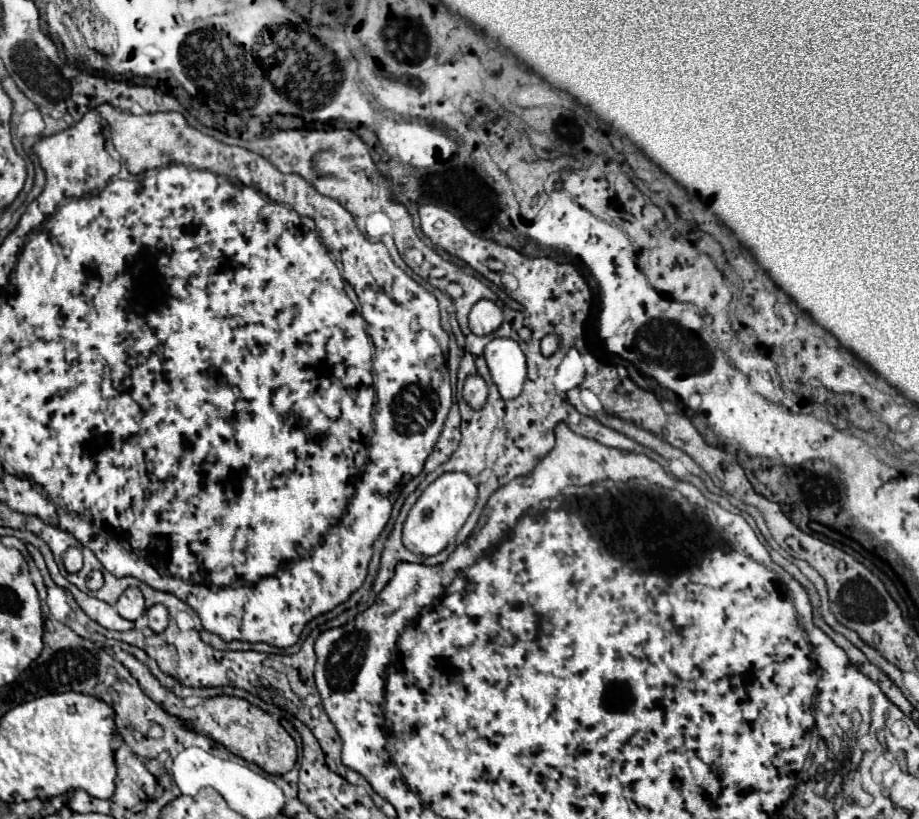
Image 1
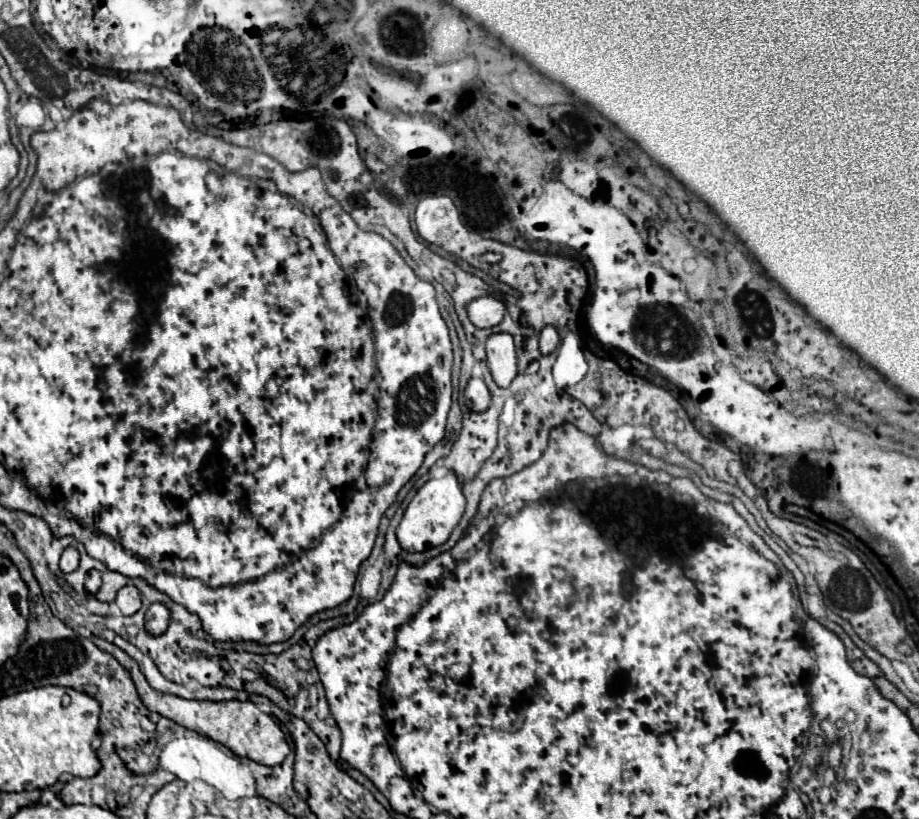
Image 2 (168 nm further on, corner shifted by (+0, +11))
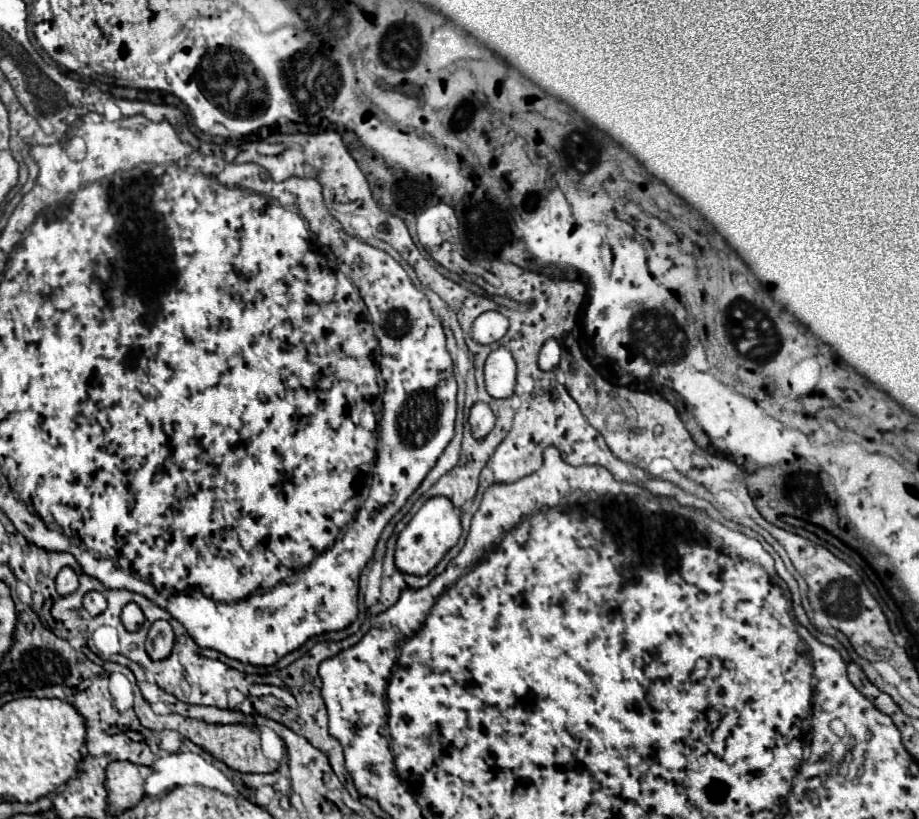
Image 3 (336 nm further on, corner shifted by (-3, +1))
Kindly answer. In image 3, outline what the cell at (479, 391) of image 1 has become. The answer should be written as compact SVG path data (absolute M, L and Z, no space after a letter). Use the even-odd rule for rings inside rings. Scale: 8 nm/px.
M477 402L471 408L469 414L469 424L471 424L471 432L475 438L485 438L485 434L489 434L495 426L495 416L491 412L491 408L483 402Z

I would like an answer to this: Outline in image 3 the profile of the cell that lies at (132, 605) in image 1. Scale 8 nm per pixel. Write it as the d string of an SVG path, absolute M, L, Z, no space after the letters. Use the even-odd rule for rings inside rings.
M127 604L121 612L121 620L123 620L123 626L133 632L133 630L139 630L141 624L145 622L145 616L141 612L141 608L137 604Z

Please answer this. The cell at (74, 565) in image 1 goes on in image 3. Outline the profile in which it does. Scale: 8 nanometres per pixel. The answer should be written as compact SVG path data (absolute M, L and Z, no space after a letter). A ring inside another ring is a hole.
M63 568L59 574L57 574L57 592L59 596L69 596L77 590L79 582L77 582L77 574L71 570L71 568Z

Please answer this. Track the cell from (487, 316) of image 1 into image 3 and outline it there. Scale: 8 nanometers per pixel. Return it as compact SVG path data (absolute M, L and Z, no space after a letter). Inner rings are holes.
M485 312L473 322L473 340L481 344L493 344L507 334L509 320L499 312Z

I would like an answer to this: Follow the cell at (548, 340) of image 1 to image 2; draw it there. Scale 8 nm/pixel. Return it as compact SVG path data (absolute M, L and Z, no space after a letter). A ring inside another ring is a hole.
M546 326L546 328L542 330L542 334L540 334L540 352L542 352L542 354L550 354L550 352L556 350L558 344L560 344L558 330Z

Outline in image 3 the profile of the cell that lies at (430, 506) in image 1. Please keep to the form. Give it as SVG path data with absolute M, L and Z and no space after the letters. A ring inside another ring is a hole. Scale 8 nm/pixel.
M443 496L427 500L397 538L395 548L397 570L401 570L403 574L417 574L417 576L429 574L441 562L447 550L451 550L457 544L459 536L461 536L461 520L457 508Z

